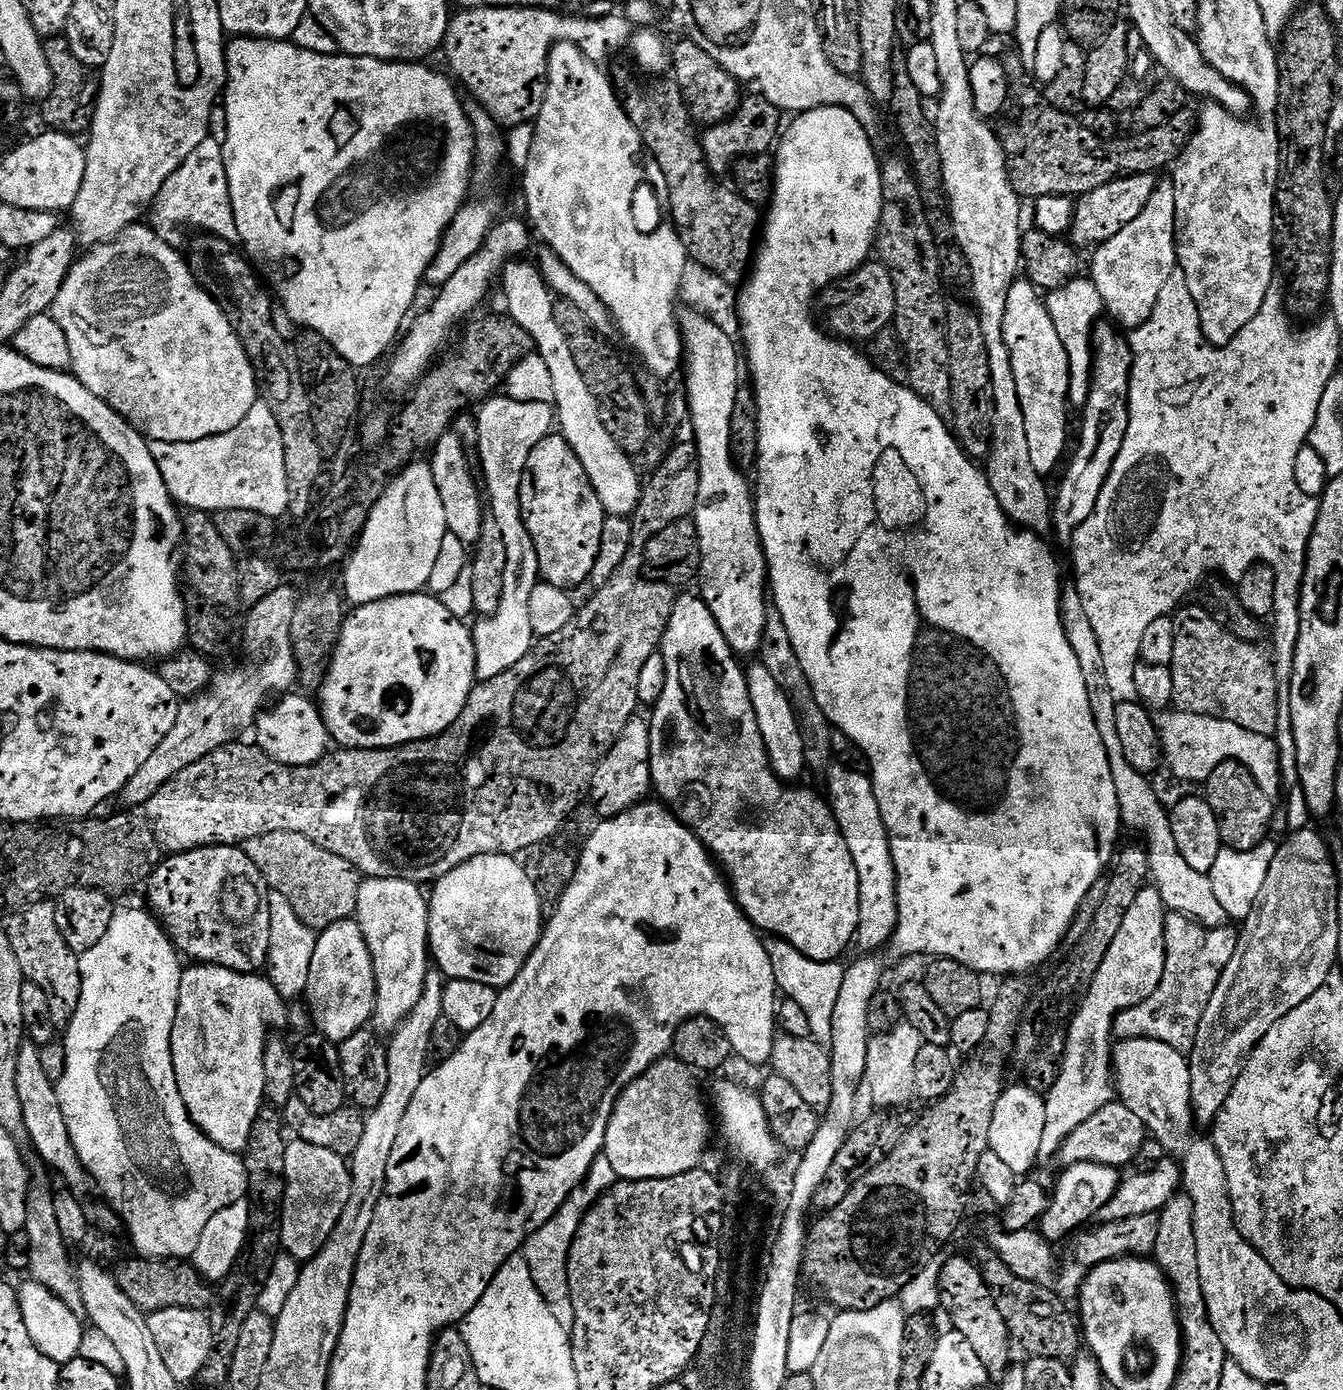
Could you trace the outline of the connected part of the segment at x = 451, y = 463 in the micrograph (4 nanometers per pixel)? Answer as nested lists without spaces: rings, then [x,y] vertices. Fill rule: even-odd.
[[[449,430],[436,440],[430,455],[434,482],[438,486],[438,498],[442,498],[442,507],[446,510],[448,532],[454,534],[454,538],[462,538],[464,544],[474,546],[482,534],[486,500],[482,495],[477,473],[476,476],[472,473],[472,464],[468,461],[469,449],[465,448],[455,430]]]

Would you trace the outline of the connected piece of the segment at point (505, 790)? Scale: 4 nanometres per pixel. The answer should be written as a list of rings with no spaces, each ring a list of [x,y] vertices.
[[[688,442],[688,444],[676,444],[672,448],[672,453],[661,462],[656,468],[656,473],[653,474],[649,480],[643,485],[643,490],[639,498],[639,503],[637,508],[633,512],[630,521],[633,528],[633,536],[631,540],[631,546],[629,548],[629,553],[626,554],[626,558],[623,559],[622,564],[614,570],[614,574],[610,575],[610,580],[604,585],[597,587],[592,593],[593,596],[589,598],[588,605],[584,609],[582,607],[575,613],[572,621],[566,622],[566,626],[562,626],[562,630],[559,630],[556,634],[550,634],[549,636],[539,637],[533,643],[532,649],[526,654],[526,658],[522,658],[522,662],[517,662],[514,666],[510,666],[510,670],[506,670],[506,674],[498,674],[498,678],[490,678],[489,680],[481,680],[475,685],[470,694],[470,698],[466,702],[466,706],[462,710],[462,714],[458,714],[458,718],[452,723],[449,728],[442,734],[437,736],[432,736],[428,740],[415,740],[409,744],[403,744],[397,748],[350,748],[347,750],[332,750],[329,751],[328,755],[321,758],[316,764],[311,764],[305,768],[291,768],[286,766],[282,762],[278,762],[274,758],[270,758],[264,753],[259,746],[253,746],[251,743],[244,744],[245,742],[237,742],[234,744],[227,744],[224,748],[219,748],[214,750],[214,754],[206,754],[206,758],[202,758],[198,762],[194,762],[190,766],[186,766],[186,770],[182,770],[182,774],[178,774],[170,782],[166,782],[166,786],[162,786],[154,798],[150,798],[146,805],[146,819],[148,825],[152,828],[152,833],[156,841],[160,843],[161,849],[165,853],[175,854],[177,852],[192,852],[196,848],[210,848],[218,844],[226,844],[229,846],[240,846],[243,845],[244,841],[252,838],[258,838],[259,835],[269,834],[270,831],[290,831],[295,834],[305,835],[306,838],[310,838],[312,842],[322,847],[324,850],[328,850],[331,854],[336,854],[341,858],[344,858],[347,862],[353,864],[357,871],[368,878],[398,878],[399,880],[409,880],[415,884],[421,886],[431,885],[433,882],[442,879],[446,874],[450,874],[450,870],[454,870],[458,866],[462,866],[466,862],[470,862],[475,858],[475,856],[516,856],[524,852],[527,848],[532,848],[535,844],[547,845],[548,839],[551,836],[556,836],[560,832],[560,827],[568,820],[568,815],[579,806],[580,803],[585,803],[586,797],[592,791],[592,783],[594,782],[594,774],[596,773],[596,768],[599,766],[602,757],[607,754],[610,749],[614,746],[614,742],[622,734],[622,730],[628,725],[628,721],[632,719],[633,716],[637,715],[638,705],[640,704],[640,699],[638,698],[638,678],[642,674],[642,666],[646,666],[646,658],[650,658],[655,652],[663,645],[664,642],[664,631],[666,626],[670,622],[670,614],[674,606],[676,605],[676,597],[678,595],[677,589],[671,584],[659,584],[657,580],[649,580],[644,571],[644,548],[648,544],[650,538],[654,534],[658,534],[659,531],[664,530],[666,526],[674,521],[685,520],[691,517],[696,511],[696,499],[698,498],[698,478],[700,477],[700,461],[696,458],[696,446],[695,443]]]

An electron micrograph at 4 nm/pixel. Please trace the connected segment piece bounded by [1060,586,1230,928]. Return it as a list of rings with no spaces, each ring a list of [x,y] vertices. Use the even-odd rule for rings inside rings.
[[[1064,586],[1060,590],[1060,617],[1066,630],[1066,642],[1070,642],[1078,667],[1082,670],[1082,679],[1086,682],[1086,694],[1090,694],[1090,710],[1094,714],[1094,722],[1098,726],[1098,734],[1102,734],[1102,746],[1106,746],[1106,754],[1110,758],[1110,778],[1114,778],[1114,790],[1118,790],[1118,810],[1120,823],[1125,829],[1137,832],[1144,841],[1142,847],[1148,855],[1148,874],[1151,887],[1158,890],[1165,909],[1177,912],[1191,920],[1197,920],[1206,928],[1222,928],[1229,923],[1226,910],[1222,909],[1214,895],[1208,876],[1198,874],[1182,858],[1182,850],[1178,850],[1178,842],[1174,842],[1172,817],[1169,809],[1164,808],[1158,793],[1152,789],[1147,775],[1134,766],[1130,766],[1126,754],[1122,750],[1122,742],[1118,739],[1117,701],[1110,690],[1110,682],[1106,682],[1106,666],[1102,666],[1102,646],[1098,646],[1098,634],[1094,634],[1094,626],[1082,607],[1082,598],[1075,586]]]

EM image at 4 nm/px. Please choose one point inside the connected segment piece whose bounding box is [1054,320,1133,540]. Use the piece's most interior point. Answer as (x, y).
(1105, 411)

